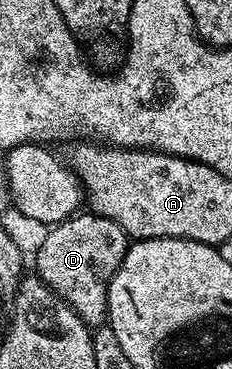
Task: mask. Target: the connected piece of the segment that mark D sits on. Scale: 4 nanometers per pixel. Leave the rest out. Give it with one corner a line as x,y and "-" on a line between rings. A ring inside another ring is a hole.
91,211
77,212
68,220
60,222
59,225
51,226
45,233
48,234
41,239
40,246
36,249
35,276
43,279
84,320
85,325
89,327
103,326
108,319
110,279
118,271
118,267
126,255
130,244
128,234
122,231
122,227
118,223
114,223
114,219
106,219

